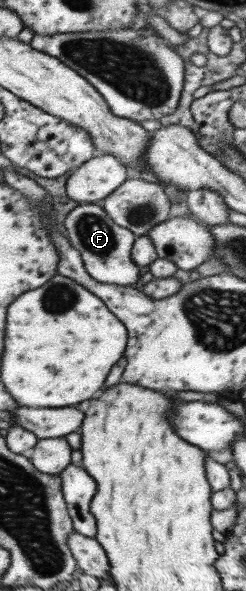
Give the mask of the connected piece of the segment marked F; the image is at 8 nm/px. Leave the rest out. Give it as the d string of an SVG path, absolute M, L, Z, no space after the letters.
M79 203L66 214L61 225L67 231L68 242L80 255L84 270L91 279L98 283L135 288L140 279L140 267L131 260L135 235L126 227L113 223L101 208L101 203Z

